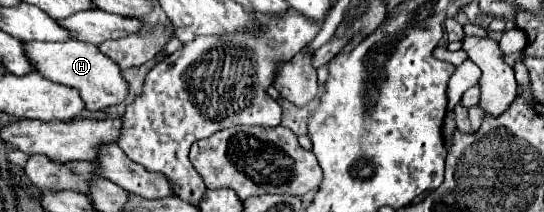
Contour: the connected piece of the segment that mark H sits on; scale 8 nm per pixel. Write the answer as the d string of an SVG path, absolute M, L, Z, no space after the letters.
M63 41L63 43L23 43L23 51L31 61L33 69L39 71L45 79L61 85L75 87L83 93L83 101L89 111L97 111L109 105L117 105L127 97L127 83L121 77L121 69L107 57L97 51L97 45Z

